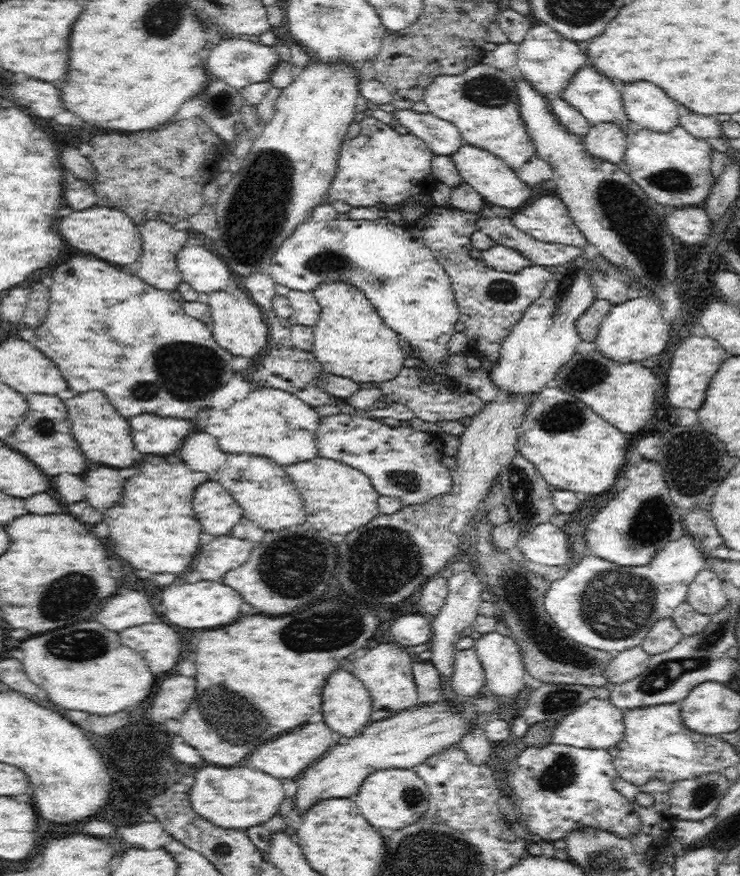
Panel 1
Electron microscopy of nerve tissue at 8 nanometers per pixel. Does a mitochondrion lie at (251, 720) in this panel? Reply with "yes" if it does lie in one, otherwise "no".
yes

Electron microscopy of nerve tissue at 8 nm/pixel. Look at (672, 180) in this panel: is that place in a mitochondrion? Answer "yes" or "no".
yes

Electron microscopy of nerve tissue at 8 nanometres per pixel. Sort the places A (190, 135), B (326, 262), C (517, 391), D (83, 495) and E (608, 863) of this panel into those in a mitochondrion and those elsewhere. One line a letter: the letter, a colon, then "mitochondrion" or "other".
A: other
B: mitochondrion
C: other
D: other
E: mitochondrion

